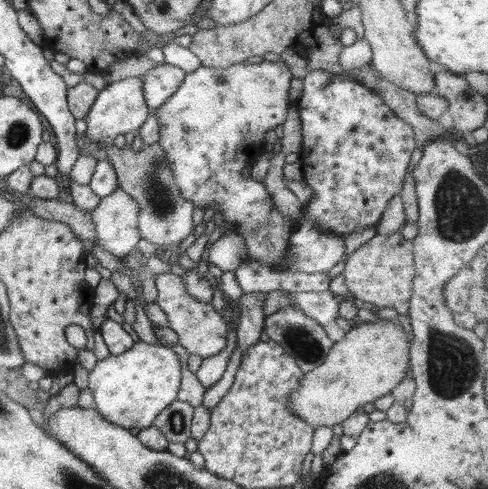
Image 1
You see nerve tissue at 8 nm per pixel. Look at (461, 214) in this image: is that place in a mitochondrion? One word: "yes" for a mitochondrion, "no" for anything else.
yes

